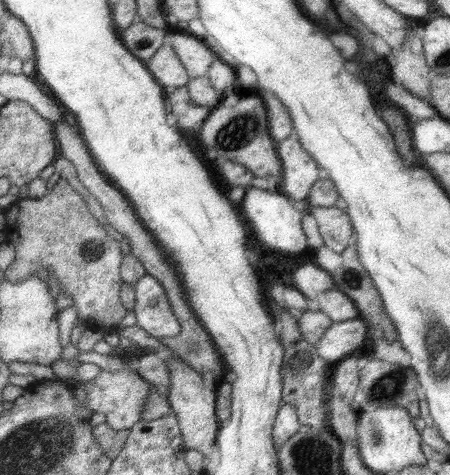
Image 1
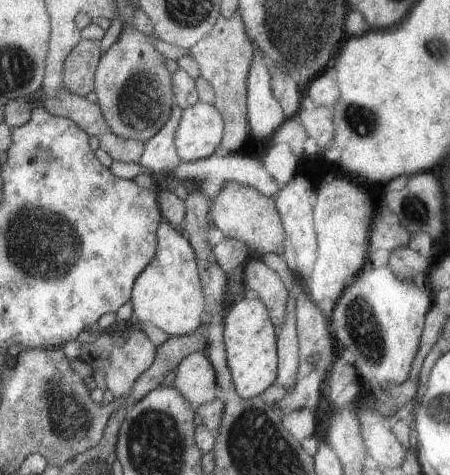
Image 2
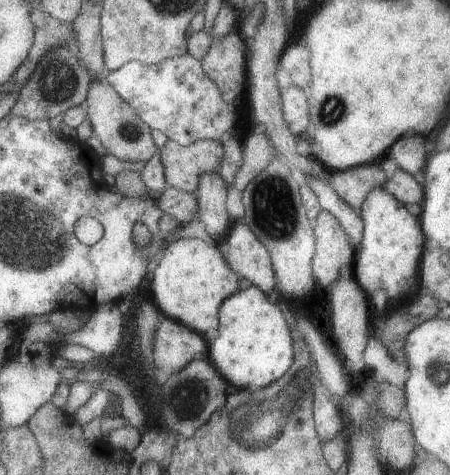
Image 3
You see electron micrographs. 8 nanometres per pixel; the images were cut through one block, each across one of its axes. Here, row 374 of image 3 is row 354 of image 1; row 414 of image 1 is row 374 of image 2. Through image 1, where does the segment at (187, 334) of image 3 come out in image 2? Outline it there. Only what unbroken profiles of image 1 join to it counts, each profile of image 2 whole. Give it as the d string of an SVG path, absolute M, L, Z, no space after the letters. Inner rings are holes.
M201 352L185 356L183 362L175 368L173 388L177 388L193 408L215 400L215 384L215 368L209 362L209 358Z

